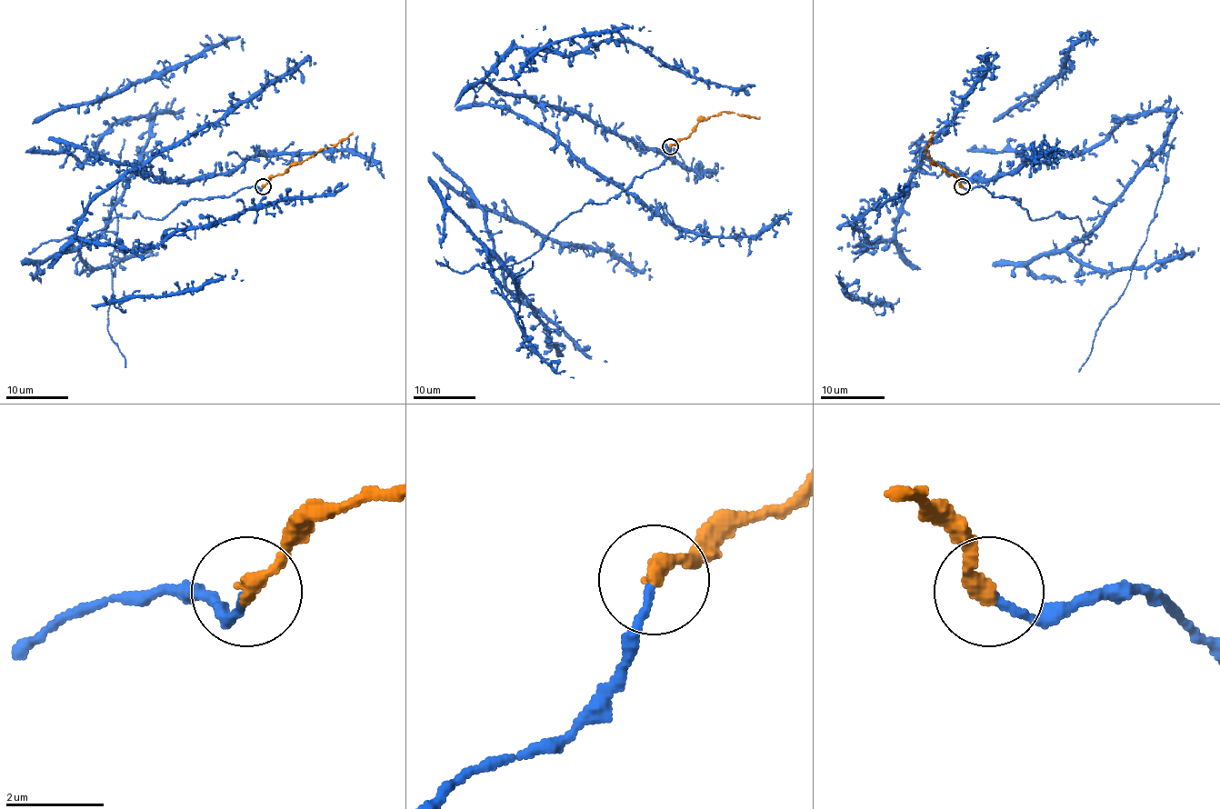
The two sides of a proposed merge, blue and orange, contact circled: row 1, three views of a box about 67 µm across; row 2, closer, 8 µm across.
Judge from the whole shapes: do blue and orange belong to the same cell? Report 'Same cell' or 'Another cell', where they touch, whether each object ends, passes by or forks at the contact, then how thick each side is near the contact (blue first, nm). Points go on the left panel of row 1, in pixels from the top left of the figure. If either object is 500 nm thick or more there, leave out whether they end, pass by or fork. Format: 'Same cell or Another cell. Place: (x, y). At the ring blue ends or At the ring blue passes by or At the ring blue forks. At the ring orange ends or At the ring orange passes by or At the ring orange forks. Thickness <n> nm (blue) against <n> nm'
Same cell. Place: (263, 186). At the ring blue ends. At the ring orange ends. Thickness 140 nm (blue) against 340 nm

